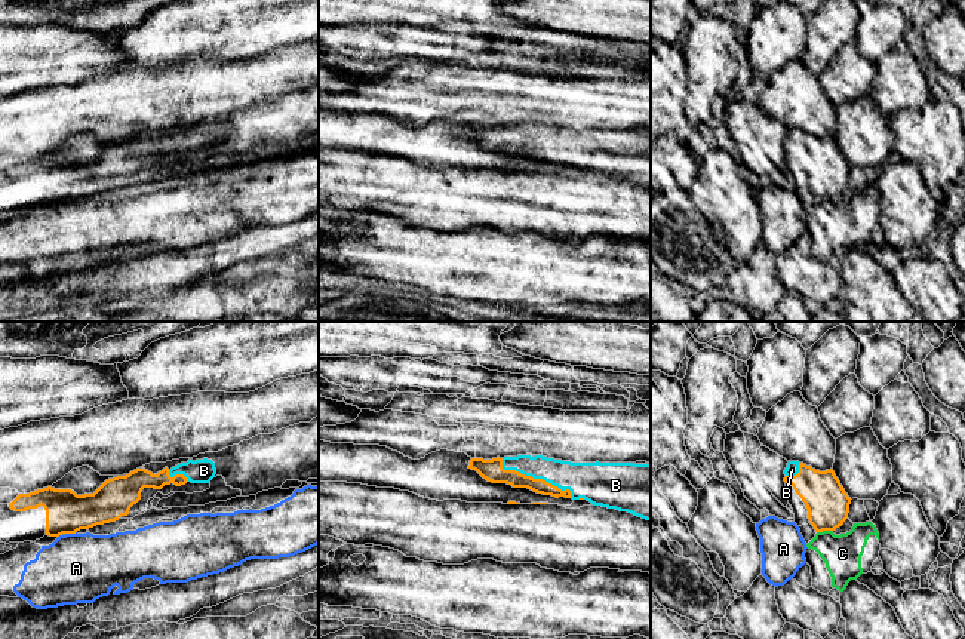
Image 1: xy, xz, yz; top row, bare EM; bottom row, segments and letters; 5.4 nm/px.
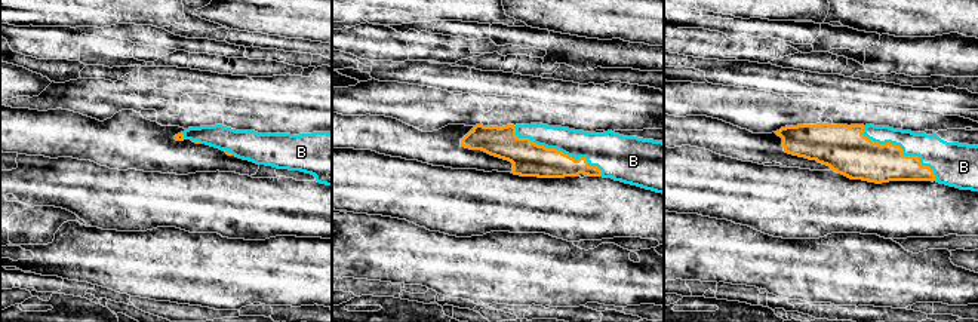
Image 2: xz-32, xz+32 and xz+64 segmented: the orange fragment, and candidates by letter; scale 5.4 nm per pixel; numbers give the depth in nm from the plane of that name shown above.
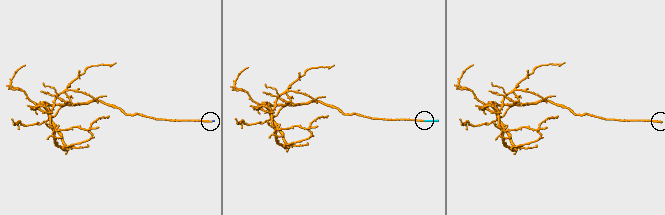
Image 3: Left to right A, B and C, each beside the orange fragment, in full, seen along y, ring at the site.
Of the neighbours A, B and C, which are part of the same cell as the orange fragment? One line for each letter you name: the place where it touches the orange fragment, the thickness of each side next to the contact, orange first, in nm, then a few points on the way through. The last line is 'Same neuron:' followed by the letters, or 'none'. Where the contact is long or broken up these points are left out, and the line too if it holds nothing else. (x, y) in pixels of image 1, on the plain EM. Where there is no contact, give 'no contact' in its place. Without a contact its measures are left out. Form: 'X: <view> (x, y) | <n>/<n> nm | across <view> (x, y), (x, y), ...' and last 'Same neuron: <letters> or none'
B: xz (535, 147) | 120/180 nm
Same neuron: B

